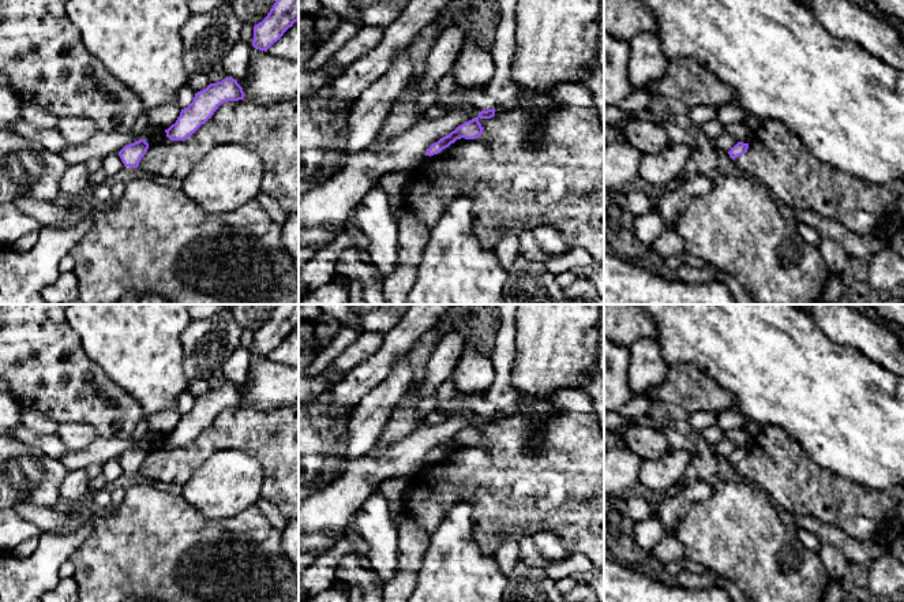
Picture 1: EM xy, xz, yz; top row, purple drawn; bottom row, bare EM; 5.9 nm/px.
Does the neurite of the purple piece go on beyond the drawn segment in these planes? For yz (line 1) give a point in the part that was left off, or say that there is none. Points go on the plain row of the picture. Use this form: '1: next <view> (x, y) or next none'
1: next none

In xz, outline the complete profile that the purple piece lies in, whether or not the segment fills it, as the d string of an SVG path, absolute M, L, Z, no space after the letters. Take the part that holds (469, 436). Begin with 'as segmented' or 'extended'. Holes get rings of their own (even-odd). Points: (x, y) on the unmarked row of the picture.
as segmented; M495 414L479 418L479 422L465 427L464 430L458 431L454 437L449 441L440 444L438 448L432 449L427 456L425 461L434 461L440 459L443 455L449 453L457 445L474 445L483 440L484 433L480 430L480 425L491 425L495 422Z

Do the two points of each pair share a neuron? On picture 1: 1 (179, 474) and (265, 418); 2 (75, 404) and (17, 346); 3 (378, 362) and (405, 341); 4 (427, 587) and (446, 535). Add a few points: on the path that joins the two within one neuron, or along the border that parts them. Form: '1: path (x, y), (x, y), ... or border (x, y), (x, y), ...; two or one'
1: path (198, 452), (214, 437), (233, 427), (243, 427); one
2: path (60, 389), (32, 361), (27, 361); one
3: path (385, 356), (398, 343); one
4: path (431, 575), (437, 567), (437, 552), (441, 548); one

